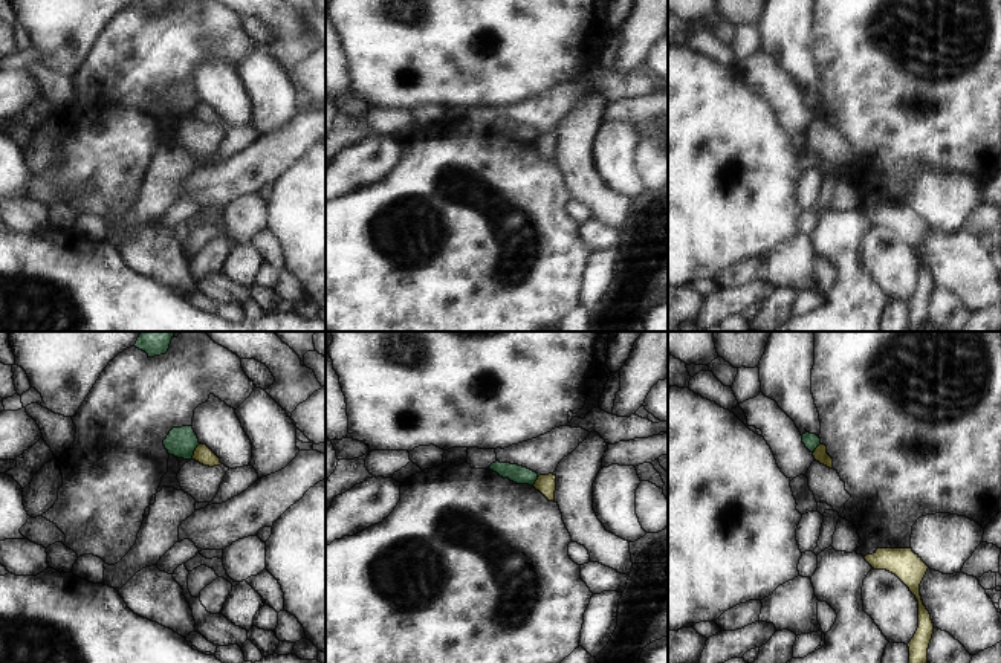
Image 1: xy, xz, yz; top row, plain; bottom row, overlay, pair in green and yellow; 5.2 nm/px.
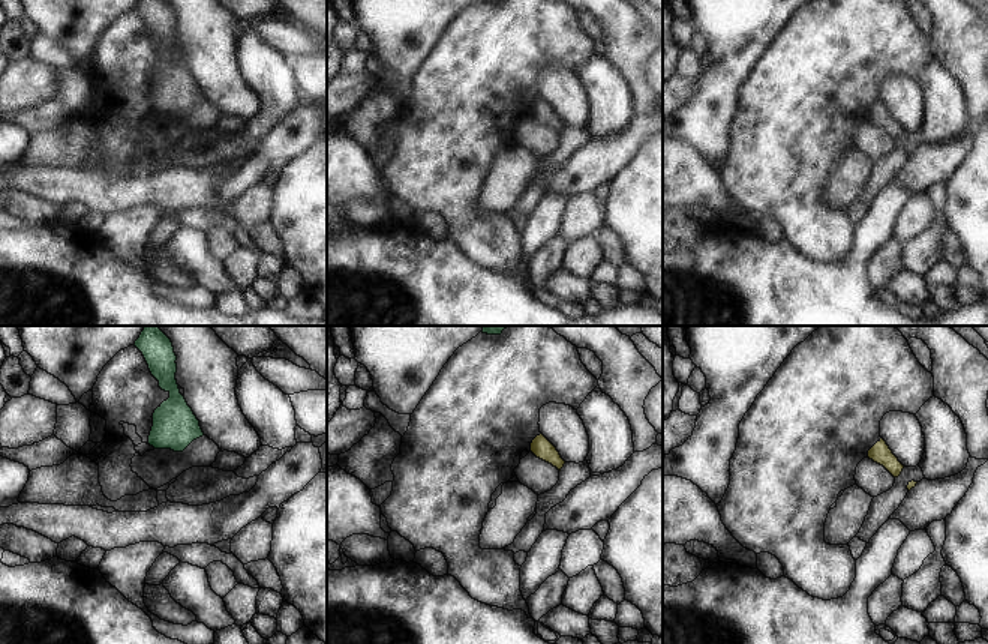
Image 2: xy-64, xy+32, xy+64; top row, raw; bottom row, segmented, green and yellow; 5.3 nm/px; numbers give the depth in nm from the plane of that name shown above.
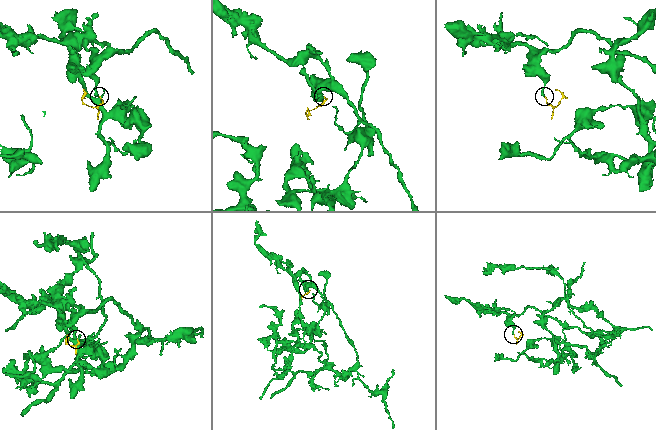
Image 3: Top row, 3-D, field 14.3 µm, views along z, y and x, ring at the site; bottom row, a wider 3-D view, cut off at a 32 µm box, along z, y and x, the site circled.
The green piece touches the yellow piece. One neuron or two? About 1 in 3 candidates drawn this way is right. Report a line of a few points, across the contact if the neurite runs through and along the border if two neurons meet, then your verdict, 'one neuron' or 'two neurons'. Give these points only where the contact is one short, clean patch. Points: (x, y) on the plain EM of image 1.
xy (200, 101), (191, 115) | two neurons

